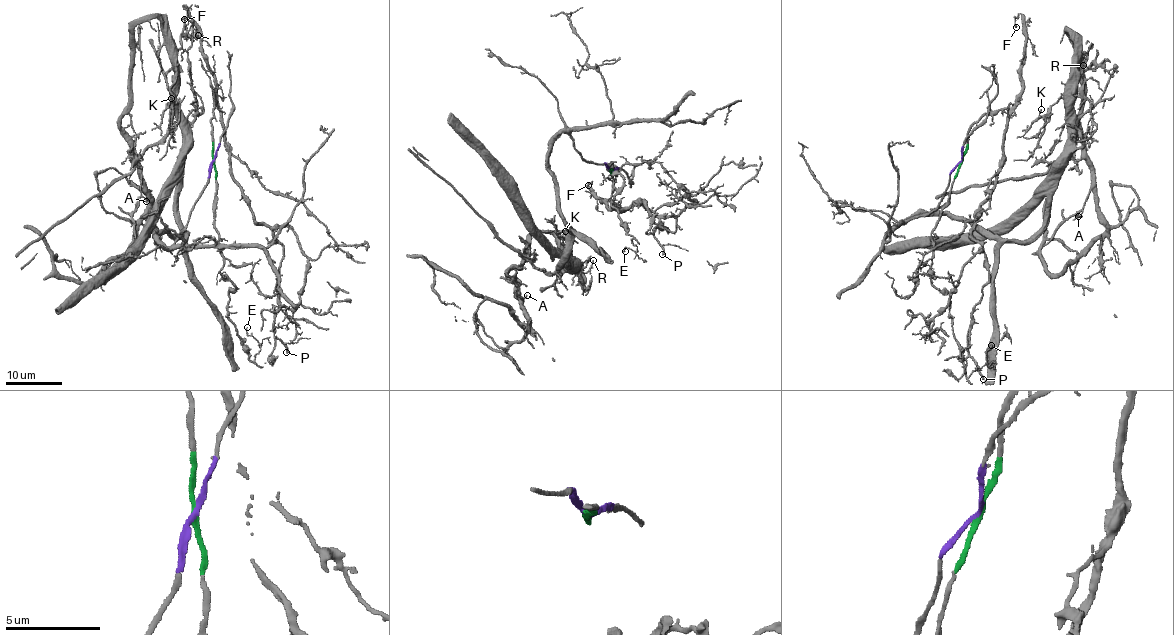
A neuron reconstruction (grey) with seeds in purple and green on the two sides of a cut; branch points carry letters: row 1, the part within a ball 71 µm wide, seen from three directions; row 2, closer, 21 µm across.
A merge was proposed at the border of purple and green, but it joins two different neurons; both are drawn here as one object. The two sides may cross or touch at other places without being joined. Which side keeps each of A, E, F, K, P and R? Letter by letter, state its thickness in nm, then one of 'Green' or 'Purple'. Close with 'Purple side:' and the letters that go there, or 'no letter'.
A: Thickness 120 nm. Purple
E: Thickness 120 nm. Green
F: Thickness 110 nm. Green
K: Thickness 150 nm. Purple
P: Thickness 240 nm. Green
R: Thickness 80 nm. Purple
Purple side: A, K, R

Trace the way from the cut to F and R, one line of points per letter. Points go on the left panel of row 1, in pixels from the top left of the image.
F: (213, 161), (213, 75), (202, 46), (202, 31), (189, 9), (183, 5), (187, 12), (184, 20)
R: (213, 161), (176, 239), (157, 241), (166, 229), (180, 237), (182, 230), (177, 56), (181, 38), (199, 35)

